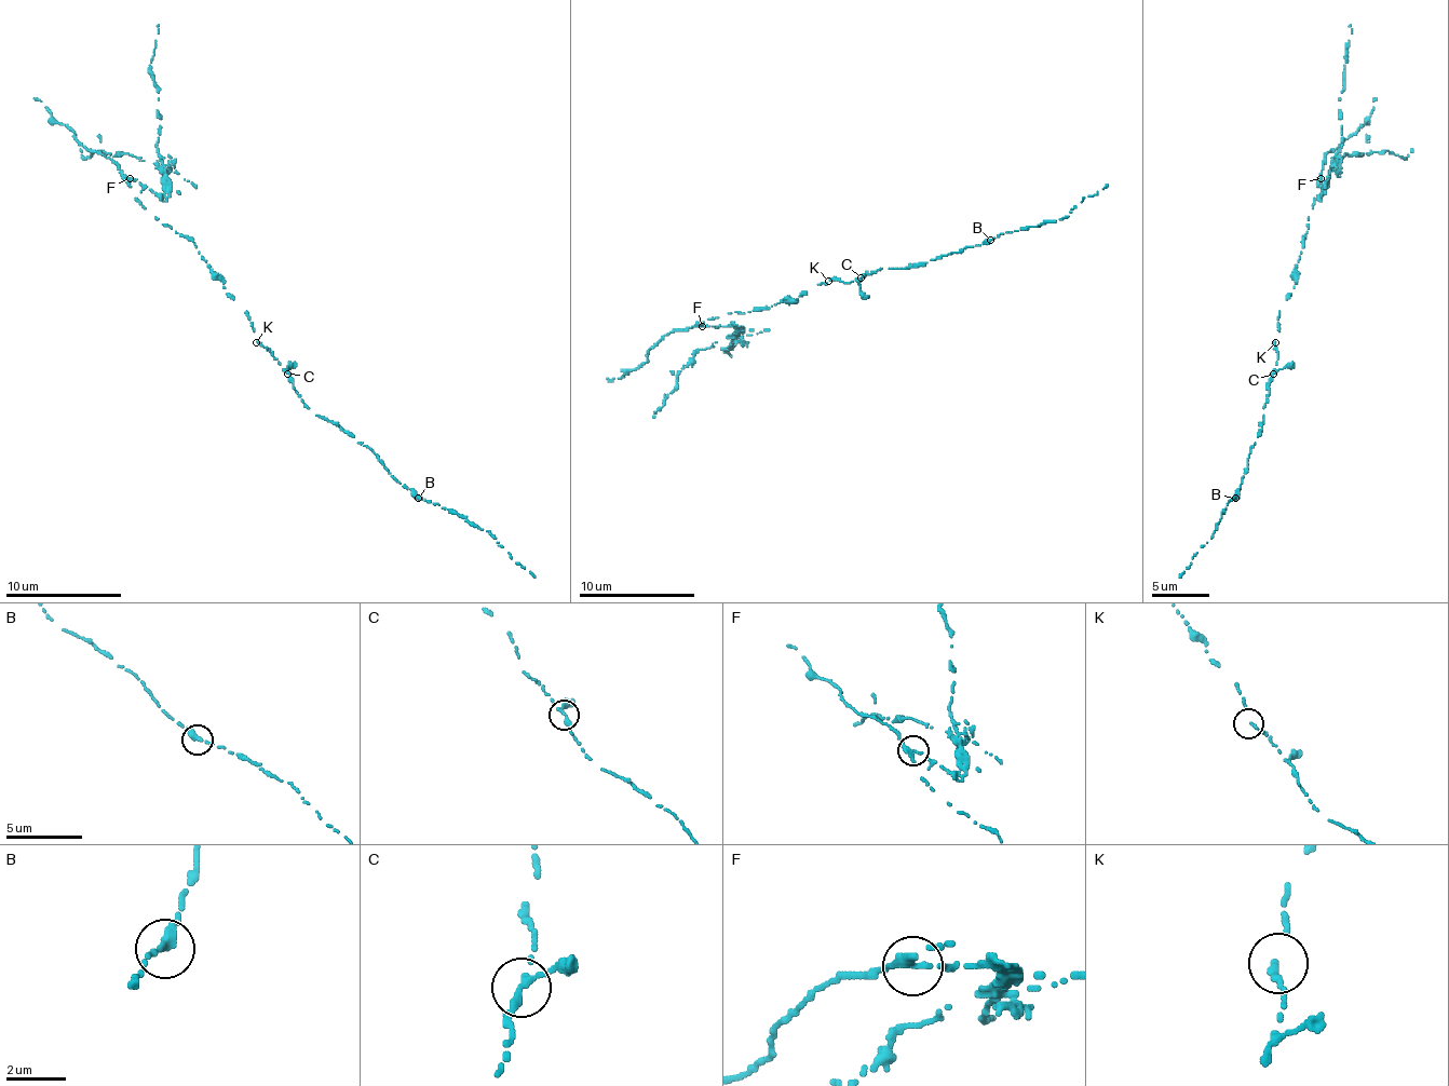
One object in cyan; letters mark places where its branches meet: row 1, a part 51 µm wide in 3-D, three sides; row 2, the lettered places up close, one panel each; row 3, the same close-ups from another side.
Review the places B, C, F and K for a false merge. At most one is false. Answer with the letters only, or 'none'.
F

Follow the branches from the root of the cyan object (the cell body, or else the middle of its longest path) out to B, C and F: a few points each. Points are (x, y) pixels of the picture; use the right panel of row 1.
B: (1275, 342), (1278, 360), (1264, 406), (1261, 434), (1249, 449), (1246, 472), (1241, 478), (1235, 498)
C: (1275, 342), (1278, 360), (1273, 374)
F: (1275, 342), (1278, 310), (1296, 284), (1301, 238), (1308, 232), (1313, 198), (1322, 191), (1322, 177)

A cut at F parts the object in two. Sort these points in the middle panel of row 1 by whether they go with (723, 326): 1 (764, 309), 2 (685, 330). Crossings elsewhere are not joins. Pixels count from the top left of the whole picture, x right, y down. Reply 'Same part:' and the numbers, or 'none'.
Same part: none

